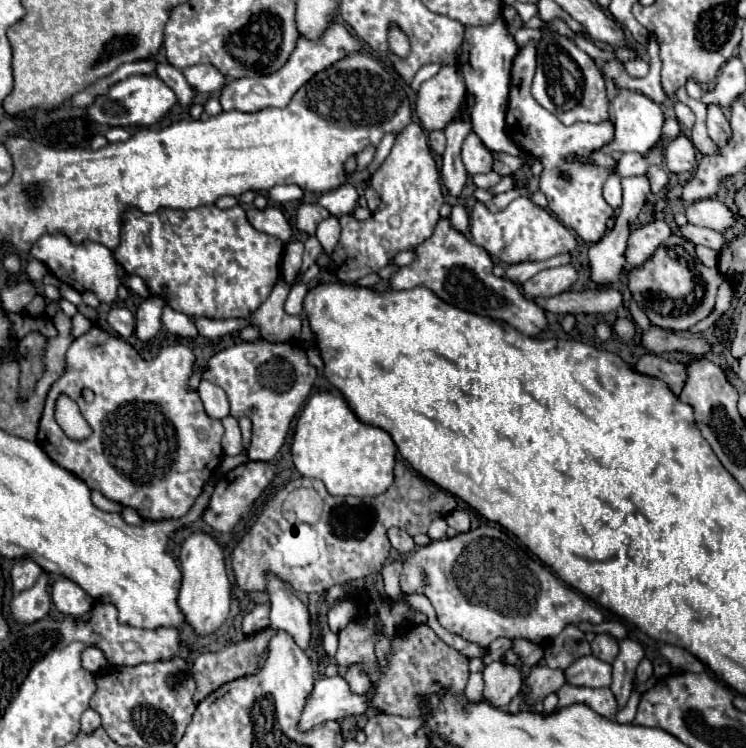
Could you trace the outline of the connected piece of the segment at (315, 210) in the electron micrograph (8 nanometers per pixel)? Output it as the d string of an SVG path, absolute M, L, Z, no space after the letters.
M301 203L299 209L297 209L297 231L301 233L307 233L307 235L313 235L317 225L329 217L329 211L319 207L319 205L313 205L313 203Z

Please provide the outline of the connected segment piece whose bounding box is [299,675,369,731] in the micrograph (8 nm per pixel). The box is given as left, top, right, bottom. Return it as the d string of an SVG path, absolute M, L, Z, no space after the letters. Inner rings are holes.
M321 677L315 681L311 697L303 707L299 719L299 731L309 731L325 721L337 721L343 717L353 717L369 709L367 695L353 695L347 681L337 677Z

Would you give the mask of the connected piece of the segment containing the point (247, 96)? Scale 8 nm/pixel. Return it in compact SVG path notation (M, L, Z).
M333 23L319 41L299 39L293 55L289 57L289 61L285 63L285 67L281 67L277 73L263 75L263 77L243 77L243 79L235 79L235 81L227 83L223 87L223 91L221 91L223 111L255 113L255 111L261 111L265 107L287 107L289 101L291 101L291 97L297 93L297 89L301 85L305 85L315 73L319 73L325 67L337 63L347 53L359 51L359 49L361 49L361 45L355 39L355 35L349 33L349 29L345 29L339 23Z

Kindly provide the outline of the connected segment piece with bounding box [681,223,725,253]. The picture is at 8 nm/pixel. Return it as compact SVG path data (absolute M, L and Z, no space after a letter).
M687 223L685 227L681 227L681 233L685 239L689 239L691 243L695 245L705 245L709 249L713 249L715 253L721 253L723 245L725 245L725 239L721 233L713 231L713 229L707 229L707 227L699 227L699 225L693 225L693 223Z

